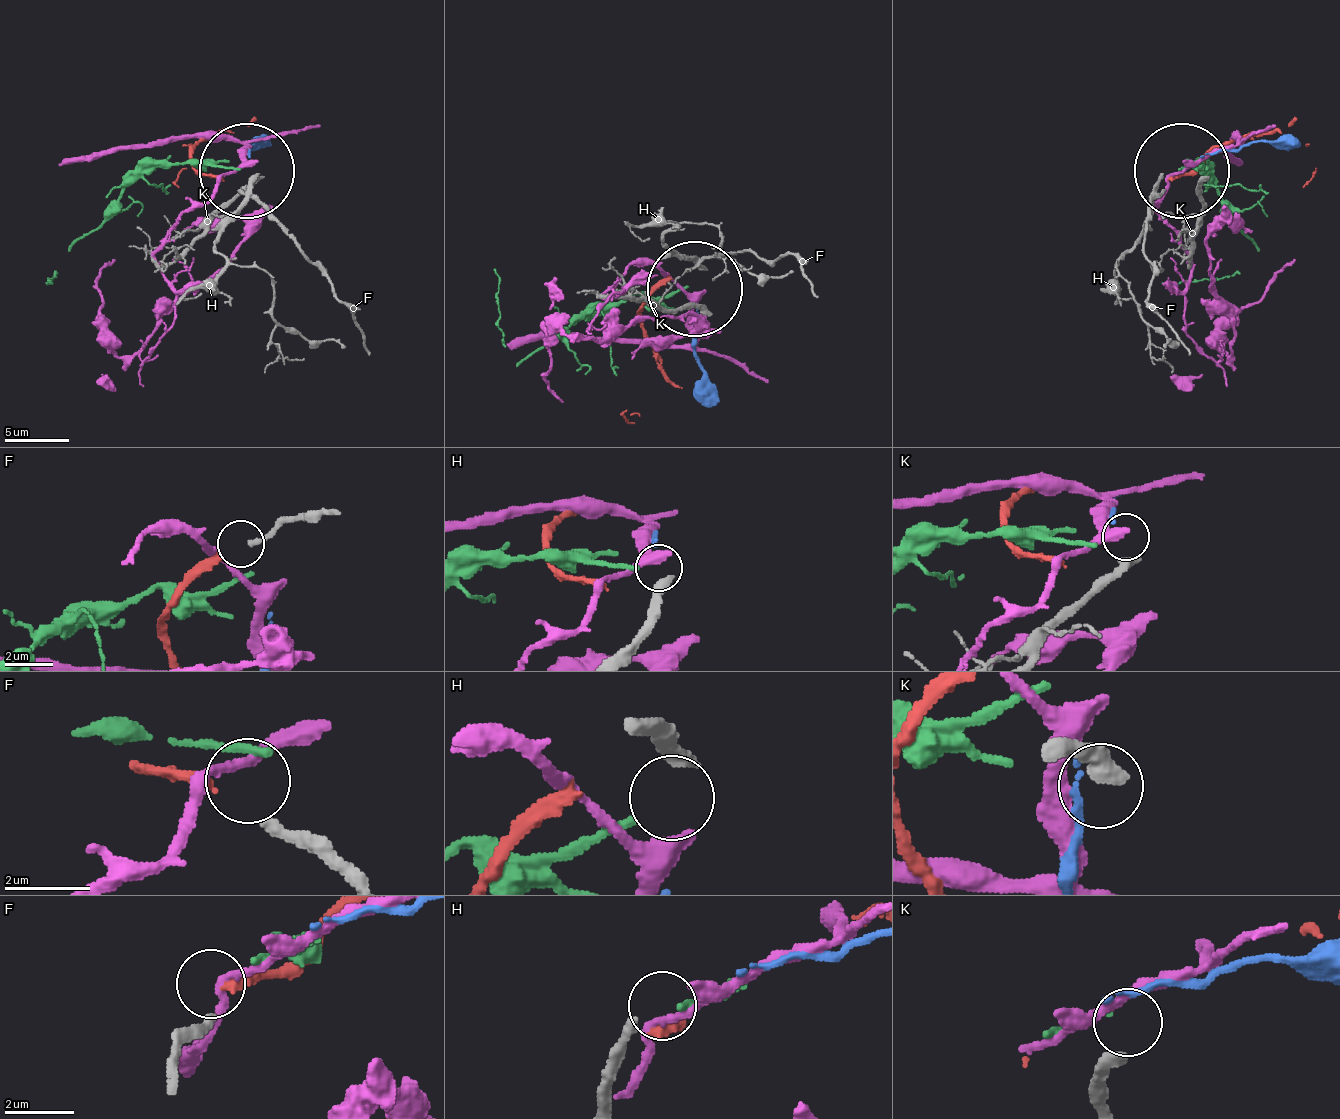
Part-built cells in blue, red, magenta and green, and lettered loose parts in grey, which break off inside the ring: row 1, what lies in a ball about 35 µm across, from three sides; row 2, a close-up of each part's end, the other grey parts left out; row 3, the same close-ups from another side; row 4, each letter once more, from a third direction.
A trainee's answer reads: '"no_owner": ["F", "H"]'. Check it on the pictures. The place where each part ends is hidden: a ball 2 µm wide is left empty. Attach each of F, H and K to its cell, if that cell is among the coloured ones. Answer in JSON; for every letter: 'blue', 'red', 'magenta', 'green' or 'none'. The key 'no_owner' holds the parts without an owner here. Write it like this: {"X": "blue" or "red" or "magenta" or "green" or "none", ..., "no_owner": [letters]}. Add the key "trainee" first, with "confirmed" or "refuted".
{"trainee": "refuted", "F": "red", "H": "none", "K": "none", "no_owner": ["H", "K"]}

